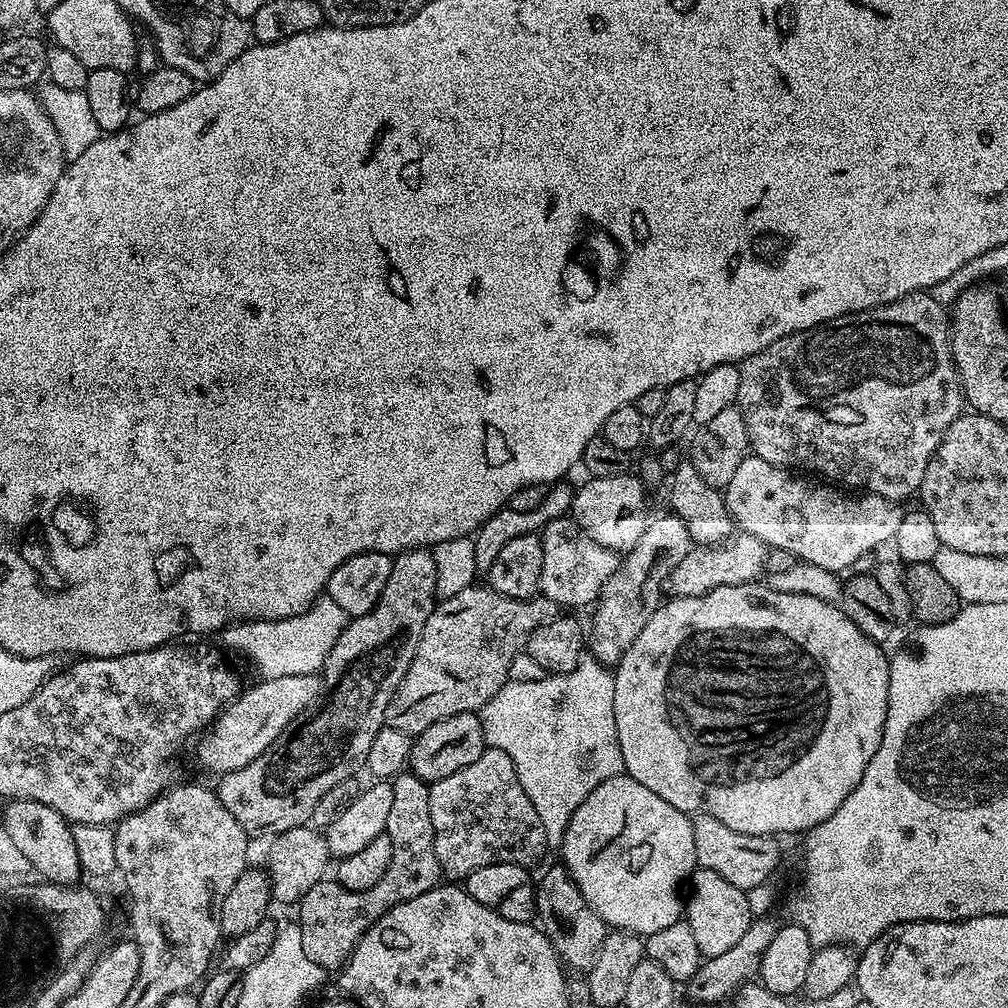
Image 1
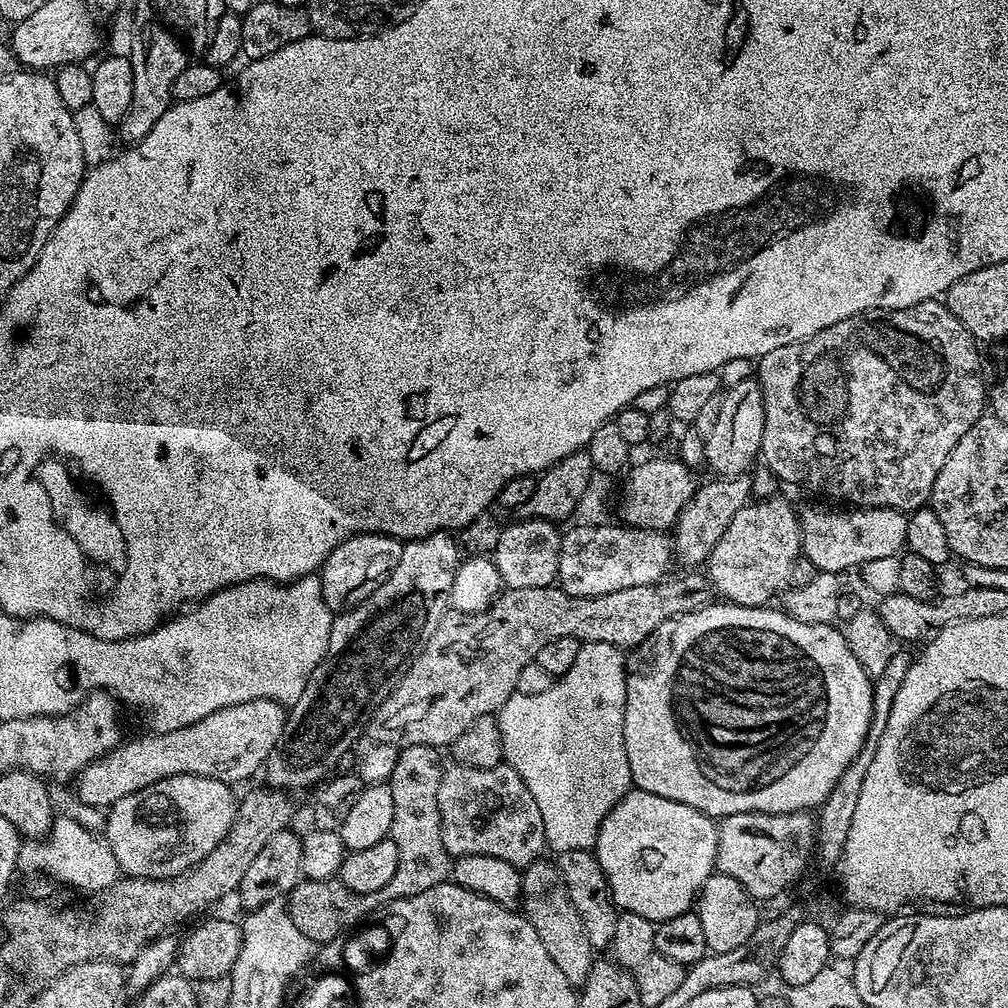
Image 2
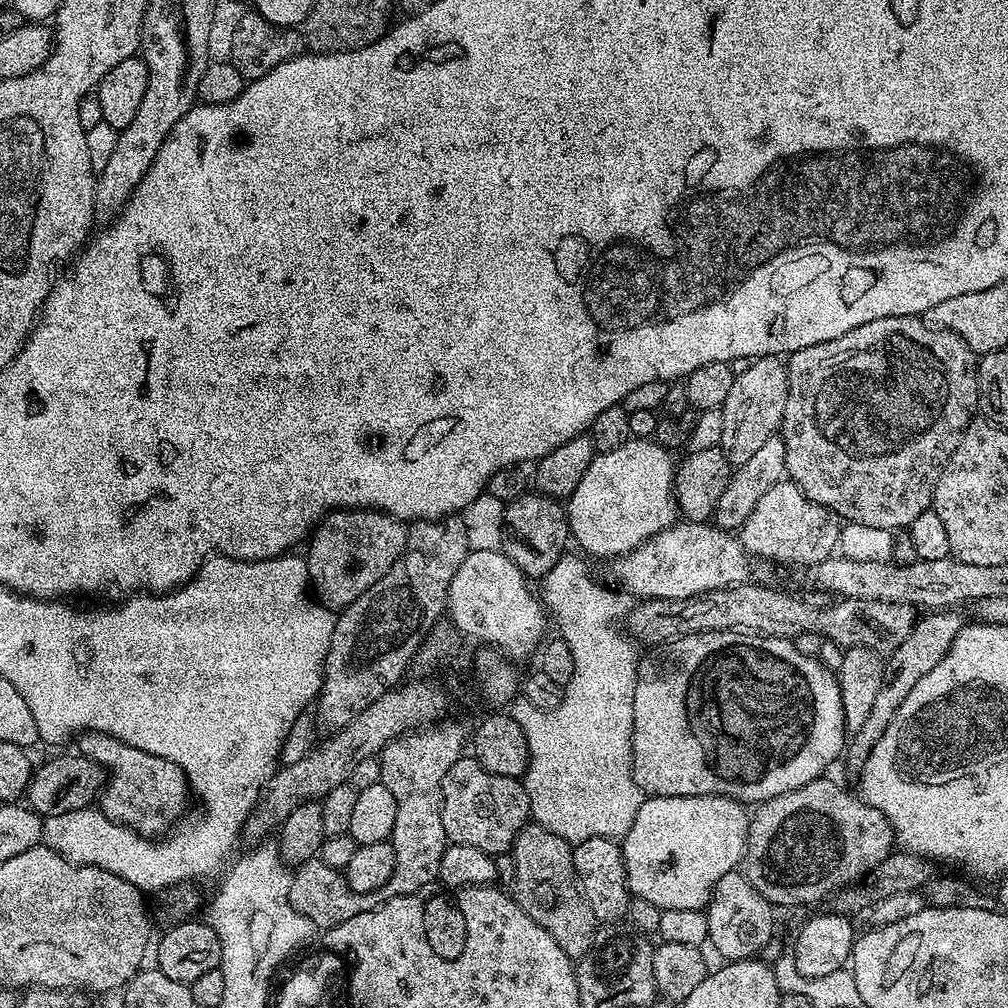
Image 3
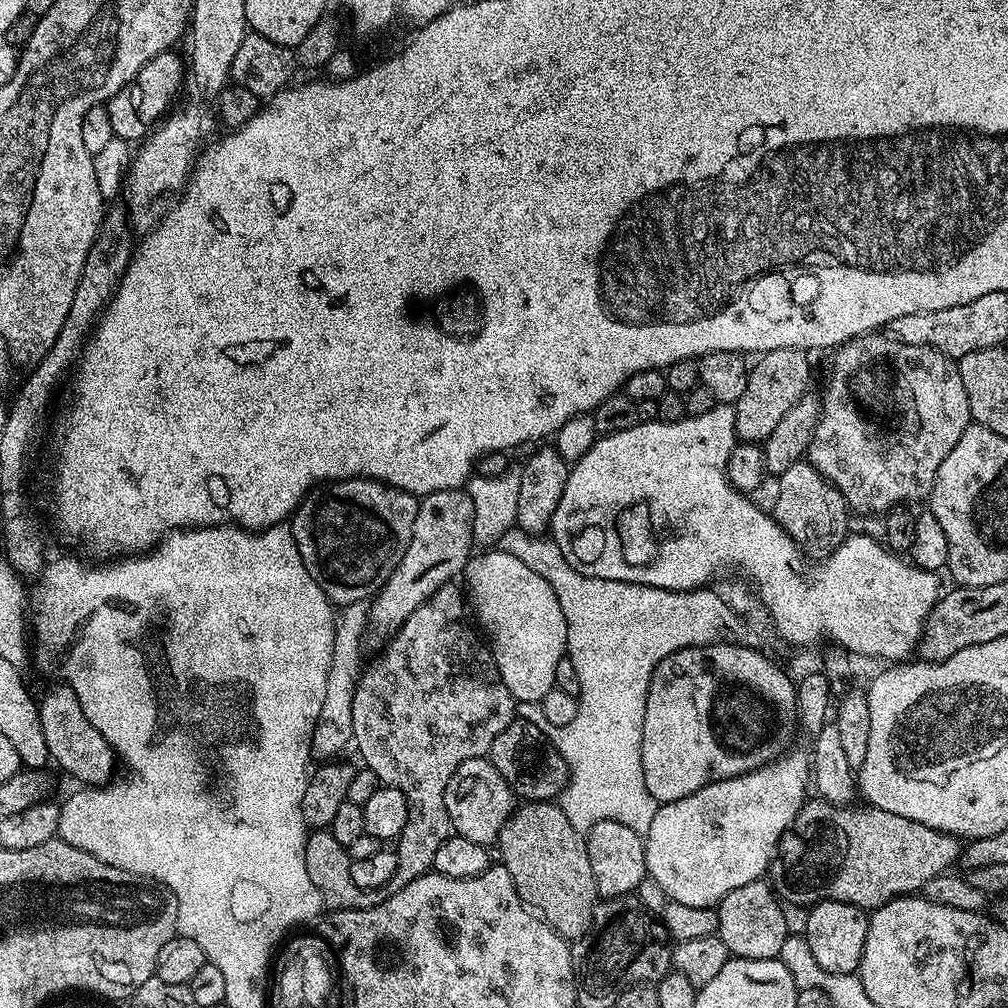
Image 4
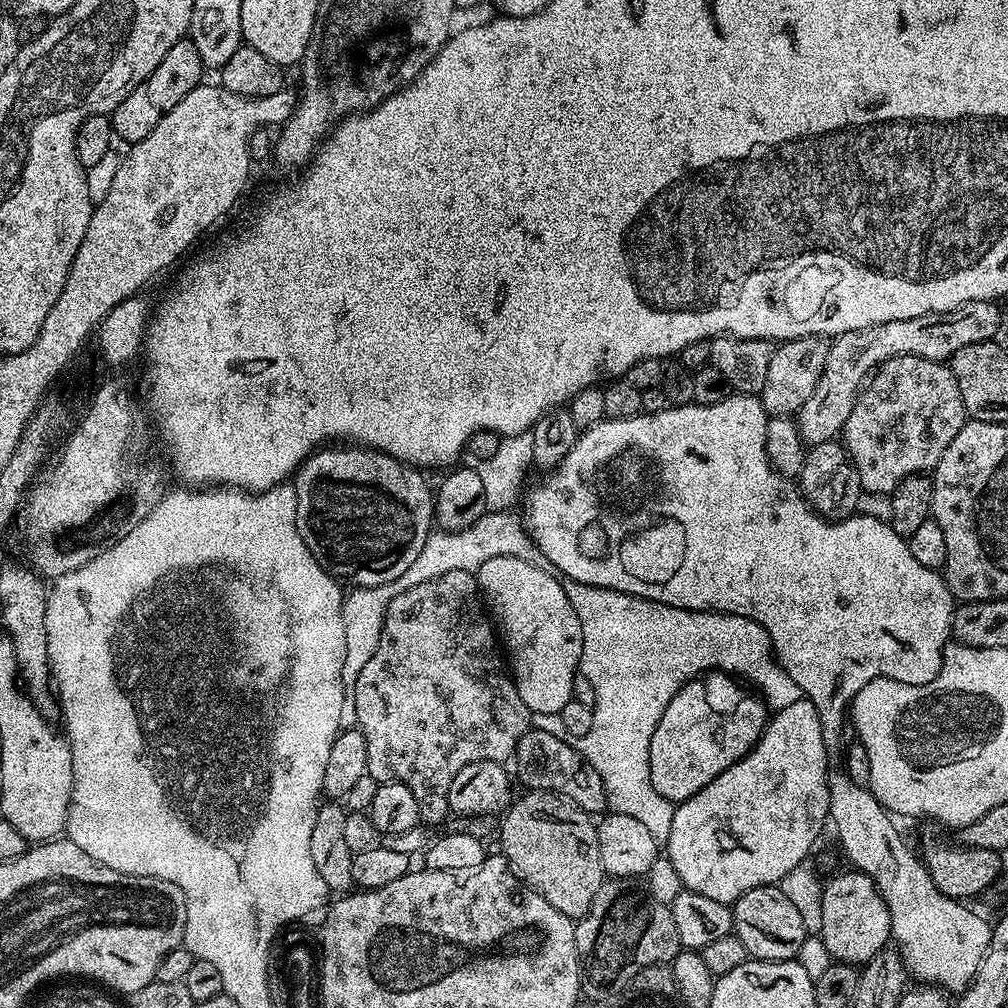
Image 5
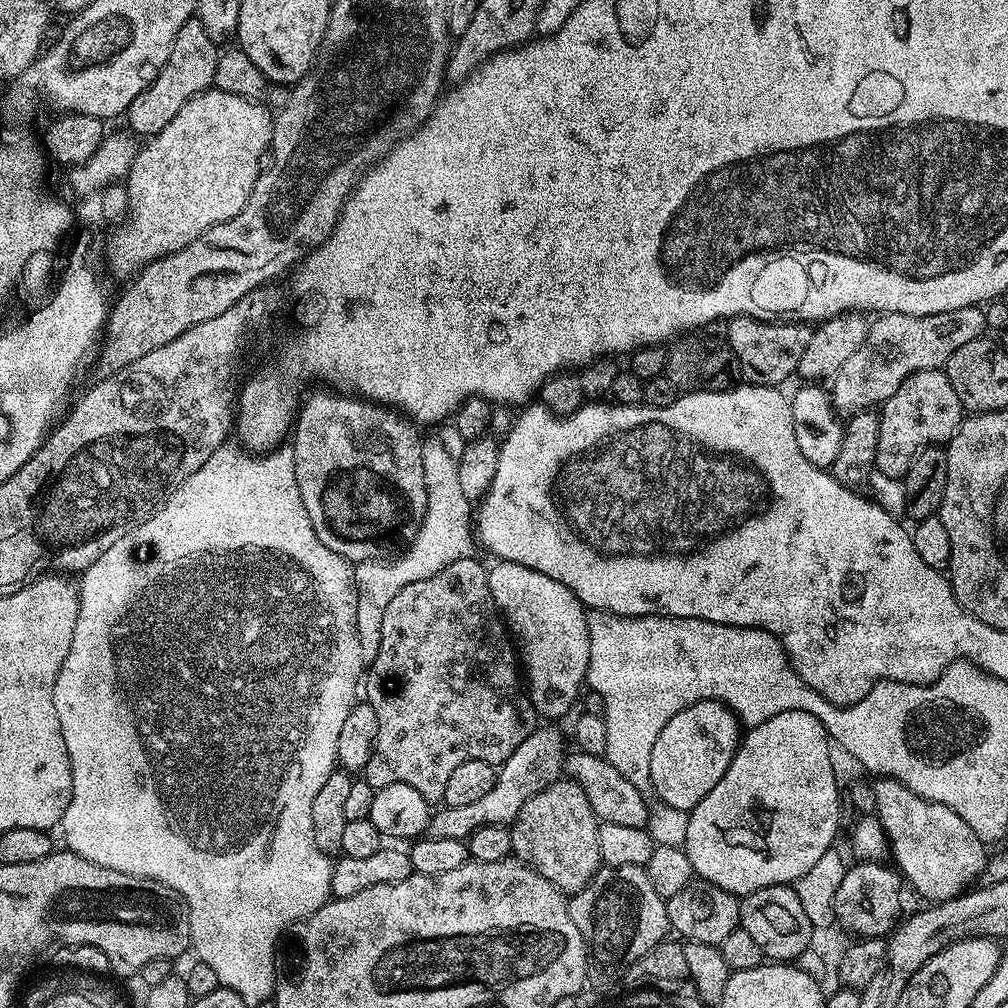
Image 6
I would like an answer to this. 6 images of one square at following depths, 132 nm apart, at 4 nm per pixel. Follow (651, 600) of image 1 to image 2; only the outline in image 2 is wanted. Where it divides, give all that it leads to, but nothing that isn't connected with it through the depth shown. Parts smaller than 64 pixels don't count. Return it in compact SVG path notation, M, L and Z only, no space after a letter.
M748 474L731 478L712 478L709 484L701 483L688 505L682 510L682 514L678 514L676 519L675 559L679 563L681 560L684 564L703 565L714 550L714 546L718 546L718 538L726 534L730 518L734 518L734 514L738 514L738 510L742 510L752 497L752 478Z

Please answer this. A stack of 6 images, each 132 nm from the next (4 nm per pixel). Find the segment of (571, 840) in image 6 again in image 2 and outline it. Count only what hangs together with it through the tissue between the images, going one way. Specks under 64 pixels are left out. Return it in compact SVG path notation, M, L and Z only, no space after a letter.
M541 858L529 864L522 872L522 915L538 930L538 938L542 938L542 946L546 946L546 954L554 958L554 966L566 974L572 987L579 990L590 978L590 970L594 963L594 949L590 942L590 934L582 922L582 914L570 902L570 894L566 890L566 882L562 882L562 874L556 869L551 859Z

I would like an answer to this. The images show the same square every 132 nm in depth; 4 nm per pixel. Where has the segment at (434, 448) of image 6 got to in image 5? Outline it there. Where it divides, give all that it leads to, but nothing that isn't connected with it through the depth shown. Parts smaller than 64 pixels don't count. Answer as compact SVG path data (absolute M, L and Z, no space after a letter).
M515 511L484 513L478 522L468 528L459 528L457 532L447 530L433 530L426 538L426 546L422 546L422 554L410 562L410 570L402 574L402 578L394 578L394 582L374 586L373 588L352 588L345 595L342 606L342 622L346 630L346 658L341 678L345 682L351 681L374 658L380 645L380 635L384 632L384 618L388 614L388 607L398 594L406 594L414 586L422 582L430 582L430 578L438 578L450 570L466 570L475 573L482 566L482 562L490 562L490 558L522 558L531 564L543 565L544 555L532 541L532 536L524 526L524 521Z

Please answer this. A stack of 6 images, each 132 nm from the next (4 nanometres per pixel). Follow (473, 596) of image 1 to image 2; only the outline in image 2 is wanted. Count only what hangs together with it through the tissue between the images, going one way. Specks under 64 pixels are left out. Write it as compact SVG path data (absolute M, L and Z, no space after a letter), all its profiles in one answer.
M692 576L689 580L678 581L677 584L661 582L630 586L626 590L614 590L614 594L597 596L566 594L559 586L530 590L504 588L496 601L481 612L449 610L444 613L442 622L438 622L438 630L430 634L422 654L418 654L410 670L406 670L402 682L368 717L367 739L373 744L394 744L400 748L430 746L447 749L465 734L476 719L482 715L499 713L500 707L517 691L519 672L535 661L538 650L542 650L546 642L554 642L554 638L574 636L585 644L602 642L621 650L634 649L646 642L646 638L650 638L650 634L654 634L654 630L658 630L662 622L713 603L712 585L701 577L700 580Z

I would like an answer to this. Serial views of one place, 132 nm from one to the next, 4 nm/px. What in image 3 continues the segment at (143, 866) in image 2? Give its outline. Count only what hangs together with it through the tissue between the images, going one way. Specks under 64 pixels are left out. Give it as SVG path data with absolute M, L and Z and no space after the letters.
M84 732L81 737L80 748L78 748L79 755L89 756L101 768L110 770L106 776L106 783L98 797L98 807L104 816L119 824L128 825L135 832L139 832L141 836L160 838L171 833L176 825L180 823L185 813L189 811L187 808L188 796L190 800L190 789L187 774L174 762L154 754L149 749L135 748L113 736L107 736L101 732Z

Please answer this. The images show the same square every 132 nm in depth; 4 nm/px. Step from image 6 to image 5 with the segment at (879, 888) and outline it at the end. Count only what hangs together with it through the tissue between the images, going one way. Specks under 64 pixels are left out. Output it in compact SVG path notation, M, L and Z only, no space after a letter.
M855 870L840 872L825 883L822 894L822 930L819 938L826 942L826 950L833 961L853 966L863 966L874 959L878 953L889 947L892 939L892 923L882 902L882 894L866 874Z

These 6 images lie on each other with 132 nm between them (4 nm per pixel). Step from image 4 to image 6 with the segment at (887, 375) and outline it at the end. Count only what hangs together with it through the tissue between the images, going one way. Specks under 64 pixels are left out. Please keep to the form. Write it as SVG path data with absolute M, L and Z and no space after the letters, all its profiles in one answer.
M923 368L920 372L910 374L902 382L902 386L898 386L898 390L894 390L894 394L890 394L890 398L885 400L882 405L879 417L875 471L900 478L903 477L917 452L921 452L923 448L947 445L957 428L960 427L962 409L958 394L954 394L954 386L950 386L947 371L939 368Z

